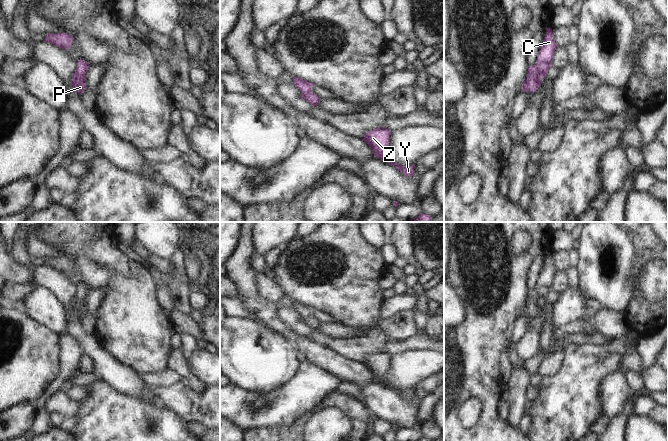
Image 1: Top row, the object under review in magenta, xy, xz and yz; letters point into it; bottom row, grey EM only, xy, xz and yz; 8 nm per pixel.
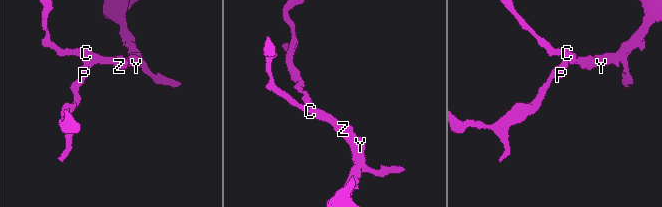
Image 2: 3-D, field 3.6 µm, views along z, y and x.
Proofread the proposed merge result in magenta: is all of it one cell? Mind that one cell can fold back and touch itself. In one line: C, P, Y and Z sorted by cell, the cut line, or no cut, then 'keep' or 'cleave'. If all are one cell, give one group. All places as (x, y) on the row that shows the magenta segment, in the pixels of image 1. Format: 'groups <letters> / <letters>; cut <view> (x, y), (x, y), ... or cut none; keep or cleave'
groups C P Y Z; cut none; keep

